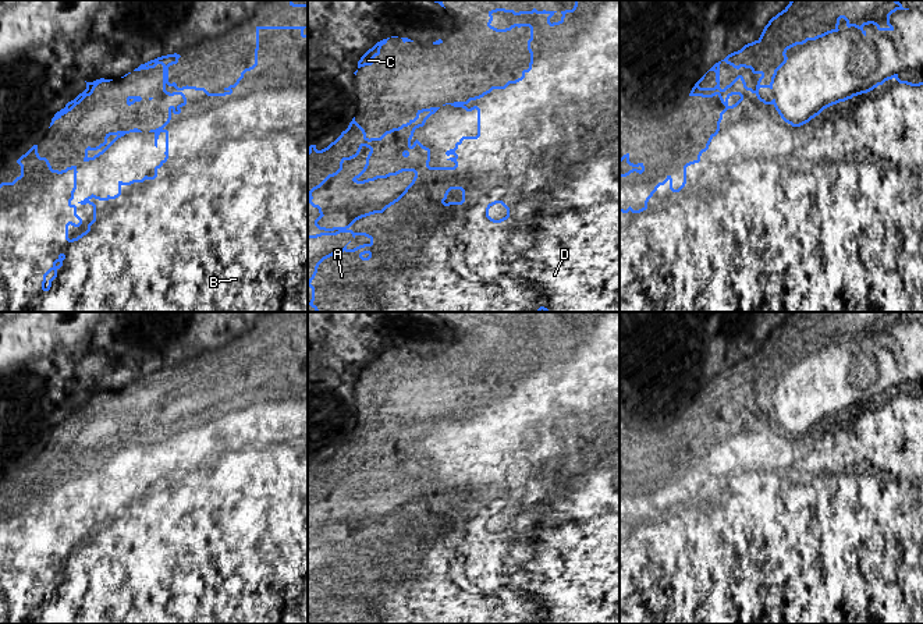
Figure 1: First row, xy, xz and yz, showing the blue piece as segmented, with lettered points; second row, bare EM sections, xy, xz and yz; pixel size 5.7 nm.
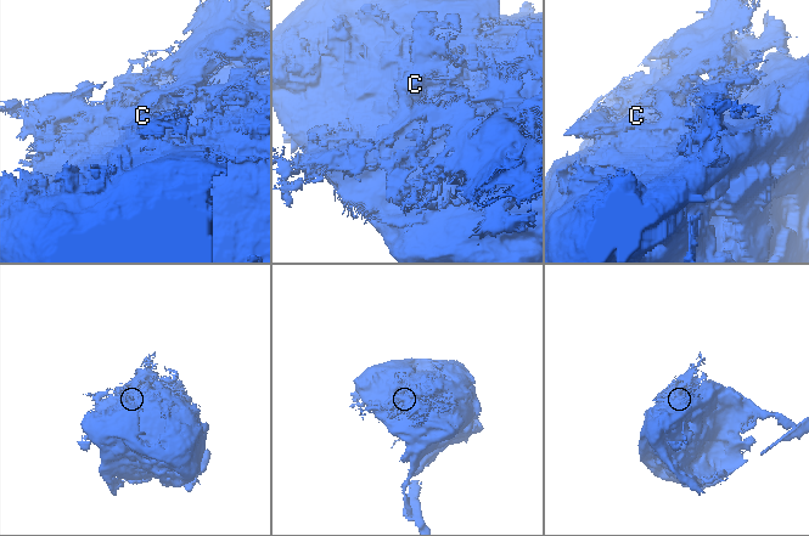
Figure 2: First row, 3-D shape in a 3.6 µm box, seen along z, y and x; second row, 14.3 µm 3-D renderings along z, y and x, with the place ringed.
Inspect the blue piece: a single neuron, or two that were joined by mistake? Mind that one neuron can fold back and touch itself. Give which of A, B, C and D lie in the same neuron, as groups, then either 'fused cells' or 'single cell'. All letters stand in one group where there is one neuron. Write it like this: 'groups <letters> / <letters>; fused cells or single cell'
groups A B C D; single cell

